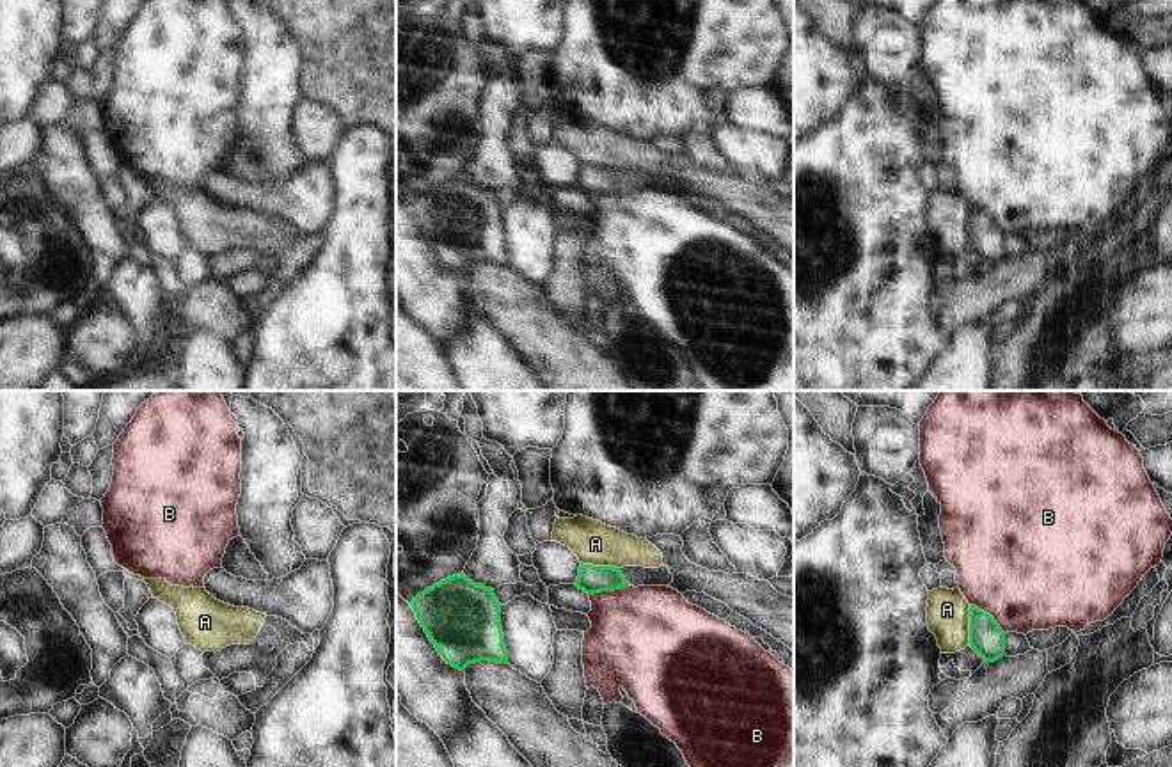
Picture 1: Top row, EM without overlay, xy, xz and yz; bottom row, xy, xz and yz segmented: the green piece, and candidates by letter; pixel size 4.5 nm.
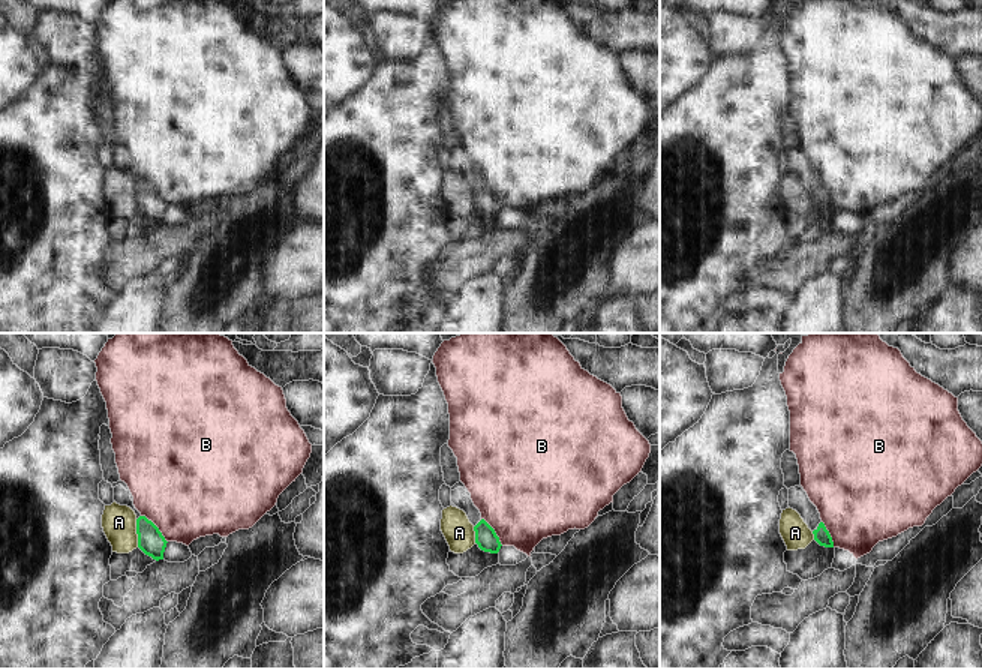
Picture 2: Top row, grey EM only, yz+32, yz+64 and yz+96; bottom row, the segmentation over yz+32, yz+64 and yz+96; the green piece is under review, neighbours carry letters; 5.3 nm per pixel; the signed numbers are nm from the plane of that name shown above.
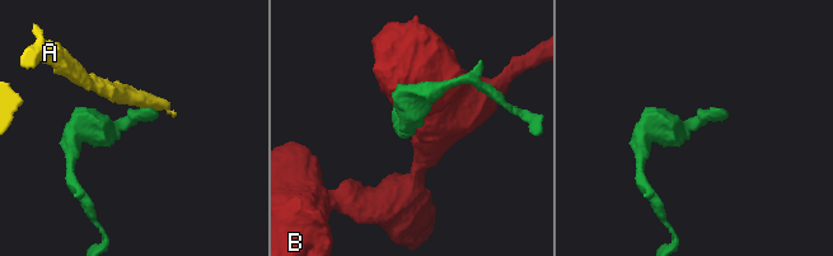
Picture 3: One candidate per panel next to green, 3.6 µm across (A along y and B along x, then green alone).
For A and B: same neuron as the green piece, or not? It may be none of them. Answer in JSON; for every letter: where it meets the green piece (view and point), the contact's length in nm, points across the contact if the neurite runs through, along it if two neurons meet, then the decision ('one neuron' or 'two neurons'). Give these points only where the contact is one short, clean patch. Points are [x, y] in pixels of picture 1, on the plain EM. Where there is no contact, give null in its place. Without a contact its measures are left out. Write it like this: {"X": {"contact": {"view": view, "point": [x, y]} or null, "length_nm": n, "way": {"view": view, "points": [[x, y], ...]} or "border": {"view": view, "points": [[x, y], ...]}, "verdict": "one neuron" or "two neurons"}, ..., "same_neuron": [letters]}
{"A": {"contact": {"view": "yz", "point": [970, 228]}, "length_nm": 180, "border": {"view": "yz", "points": [[968, 208], [970, 247]]}, "verdict": "two neurons"}, "B": {"contact": {"view": "xz", "point": [608, 192]}, "length_nm": 200, "border": {"view": "xz", "points": [[629, 187], [588, 197]]}, "verdict": "two neurons"}, "same_neuron": []}

